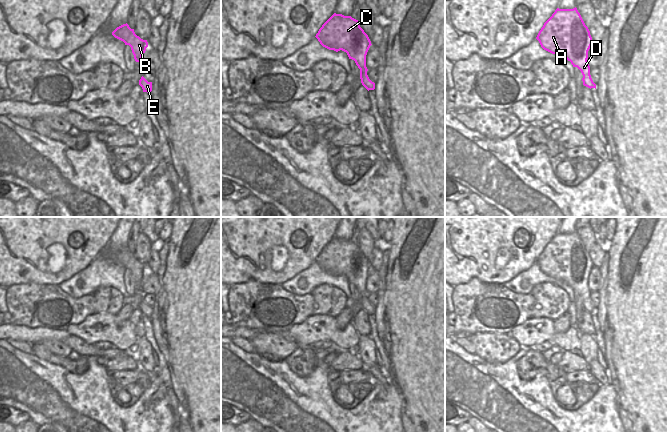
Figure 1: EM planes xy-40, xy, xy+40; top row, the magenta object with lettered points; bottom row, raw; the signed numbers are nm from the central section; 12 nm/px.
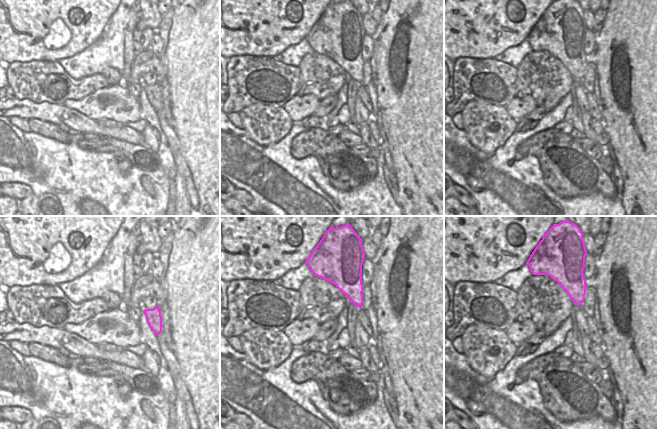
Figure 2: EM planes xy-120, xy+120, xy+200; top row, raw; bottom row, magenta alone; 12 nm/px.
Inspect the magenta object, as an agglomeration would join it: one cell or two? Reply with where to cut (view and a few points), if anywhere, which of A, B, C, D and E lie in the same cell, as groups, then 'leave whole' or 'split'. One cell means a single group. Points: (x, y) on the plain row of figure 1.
cut none; groups A B C D E; leave whole

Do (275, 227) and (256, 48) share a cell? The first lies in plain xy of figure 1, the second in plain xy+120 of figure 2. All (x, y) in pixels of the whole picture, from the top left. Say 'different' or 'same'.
same

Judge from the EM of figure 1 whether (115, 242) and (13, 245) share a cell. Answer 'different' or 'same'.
different

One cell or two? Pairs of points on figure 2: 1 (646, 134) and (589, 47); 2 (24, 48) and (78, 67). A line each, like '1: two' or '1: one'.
1: two
2: two

